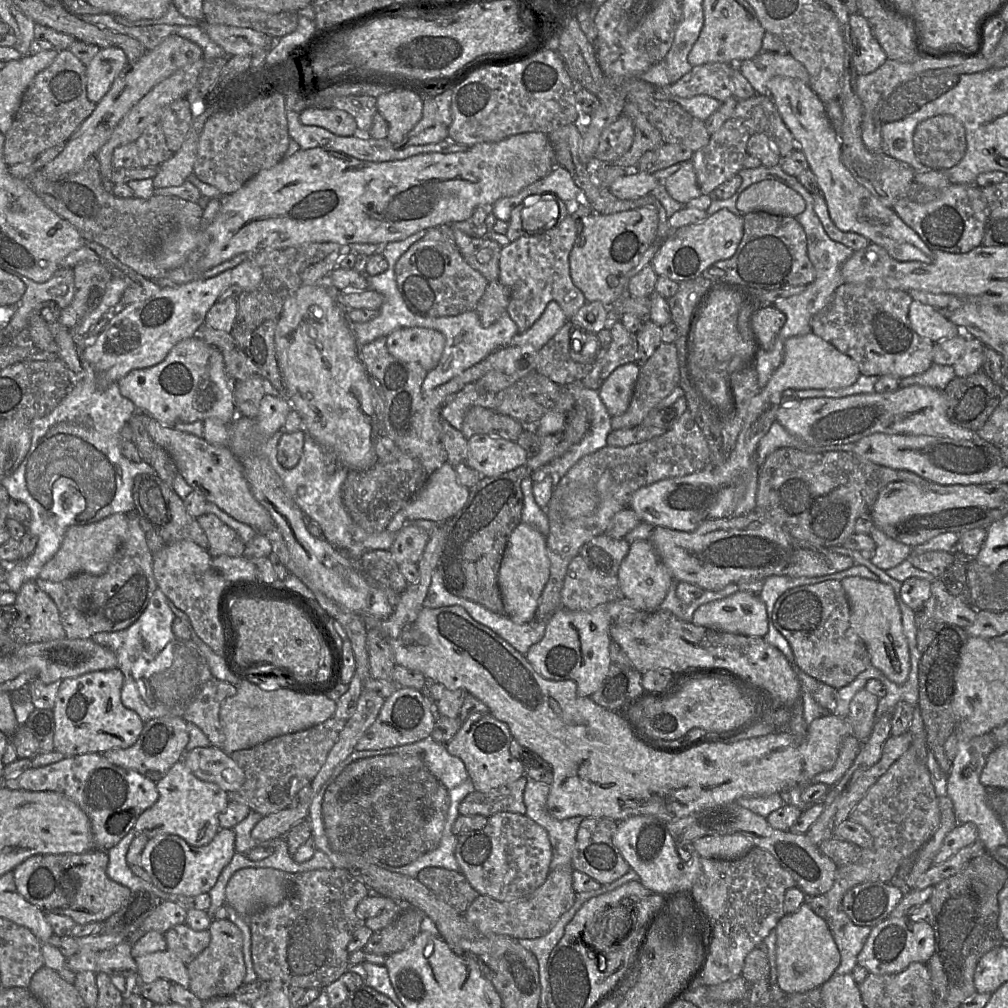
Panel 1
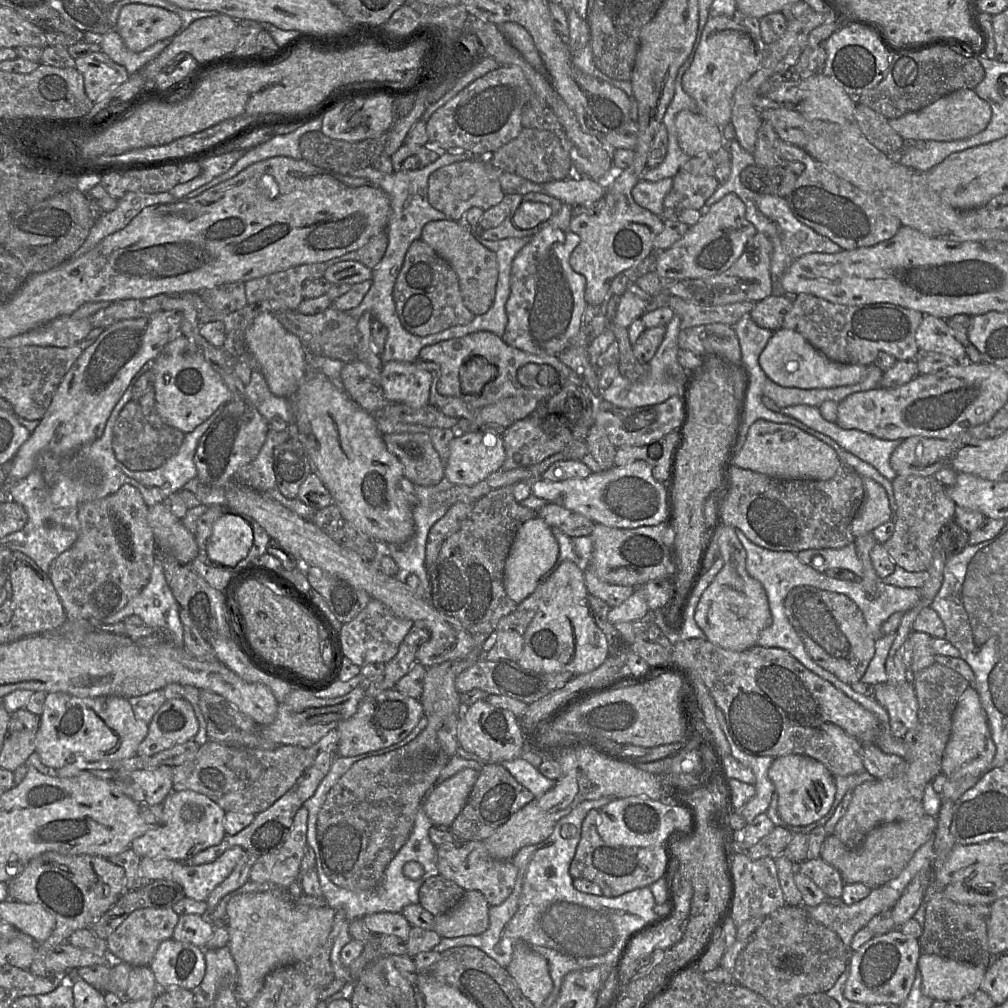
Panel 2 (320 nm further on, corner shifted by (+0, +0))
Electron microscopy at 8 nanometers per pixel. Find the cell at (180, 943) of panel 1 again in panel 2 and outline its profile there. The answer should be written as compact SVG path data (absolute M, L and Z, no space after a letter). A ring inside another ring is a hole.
M163 941L149 967L160 991L171 988L197 989L205 975L205 950L189 942Z

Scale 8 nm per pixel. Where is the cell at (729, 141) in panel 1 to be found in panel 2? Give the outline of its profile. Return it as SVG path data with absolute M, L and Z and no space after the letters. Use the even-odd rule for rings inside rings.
M680 170L673 177L673 184L665 196L665 208L691 208L705 210L705 203L719 186L715 175L695 175Z

